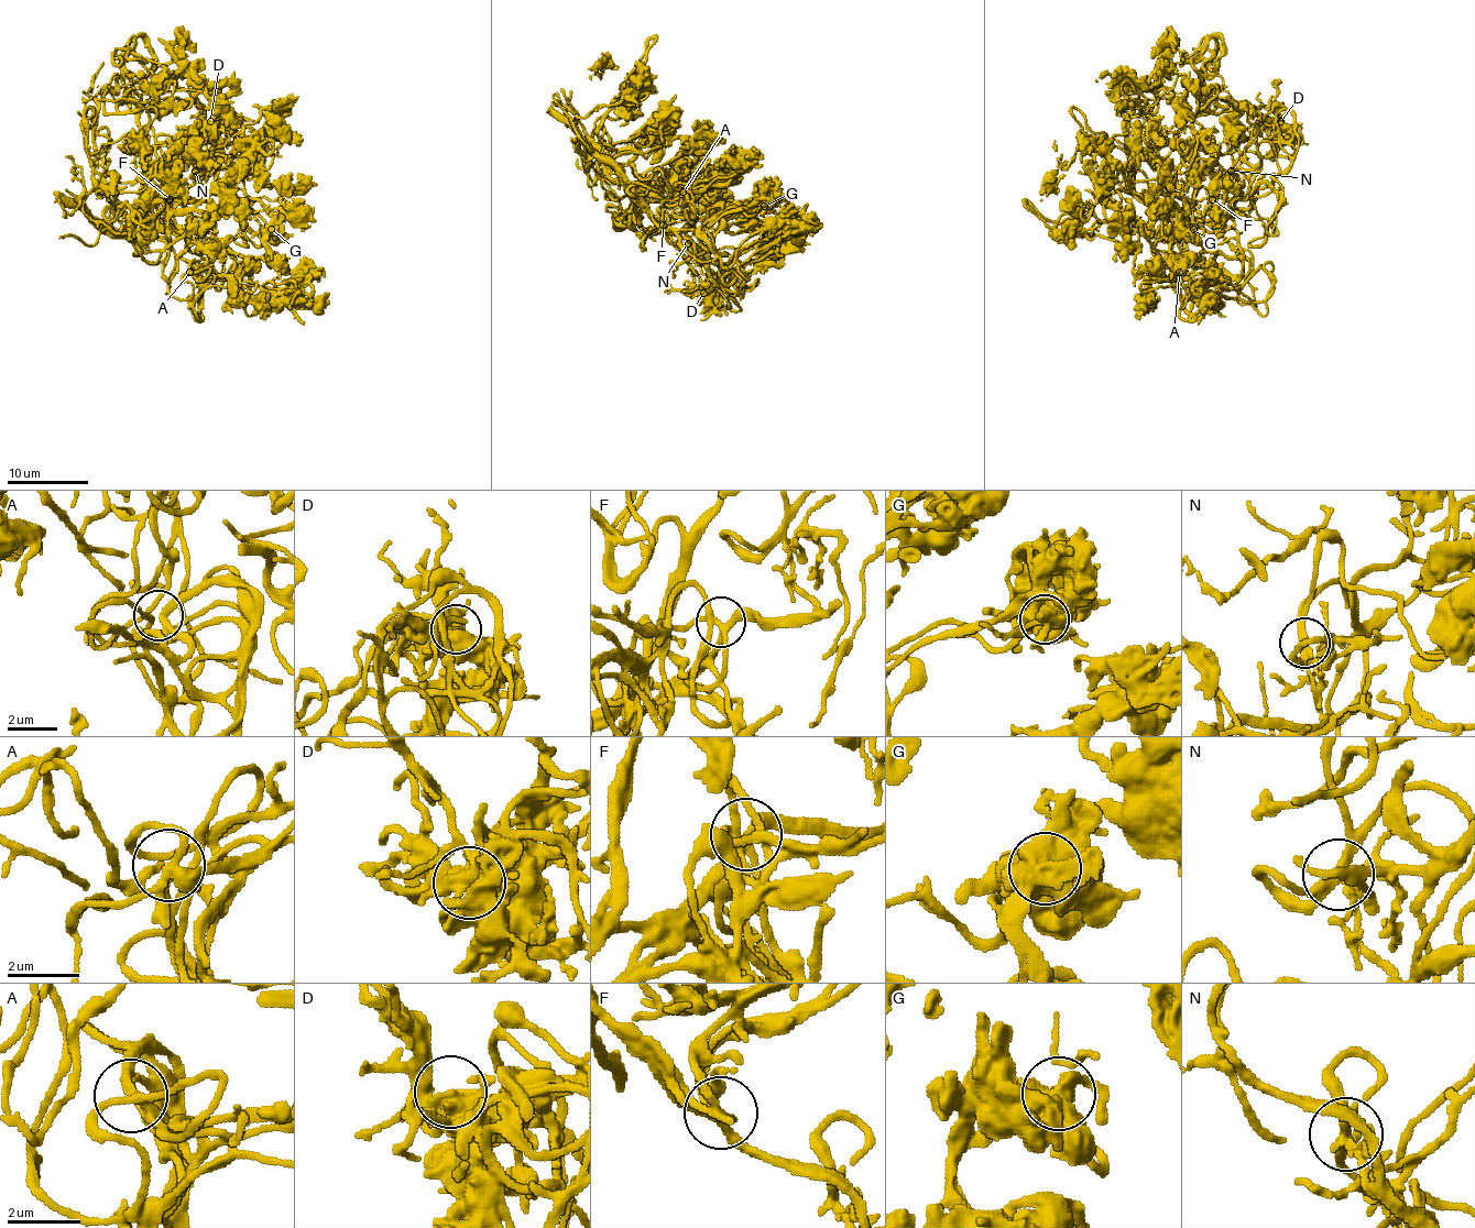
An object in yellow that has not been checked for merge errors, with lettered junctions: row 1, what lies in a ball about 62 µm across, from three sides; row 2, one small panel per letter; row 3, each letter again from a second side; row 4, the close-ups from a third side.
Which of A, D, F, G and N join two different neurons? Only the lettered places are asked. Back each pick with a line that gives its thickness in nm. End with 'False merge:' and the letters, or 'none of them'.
False merge: none of them

